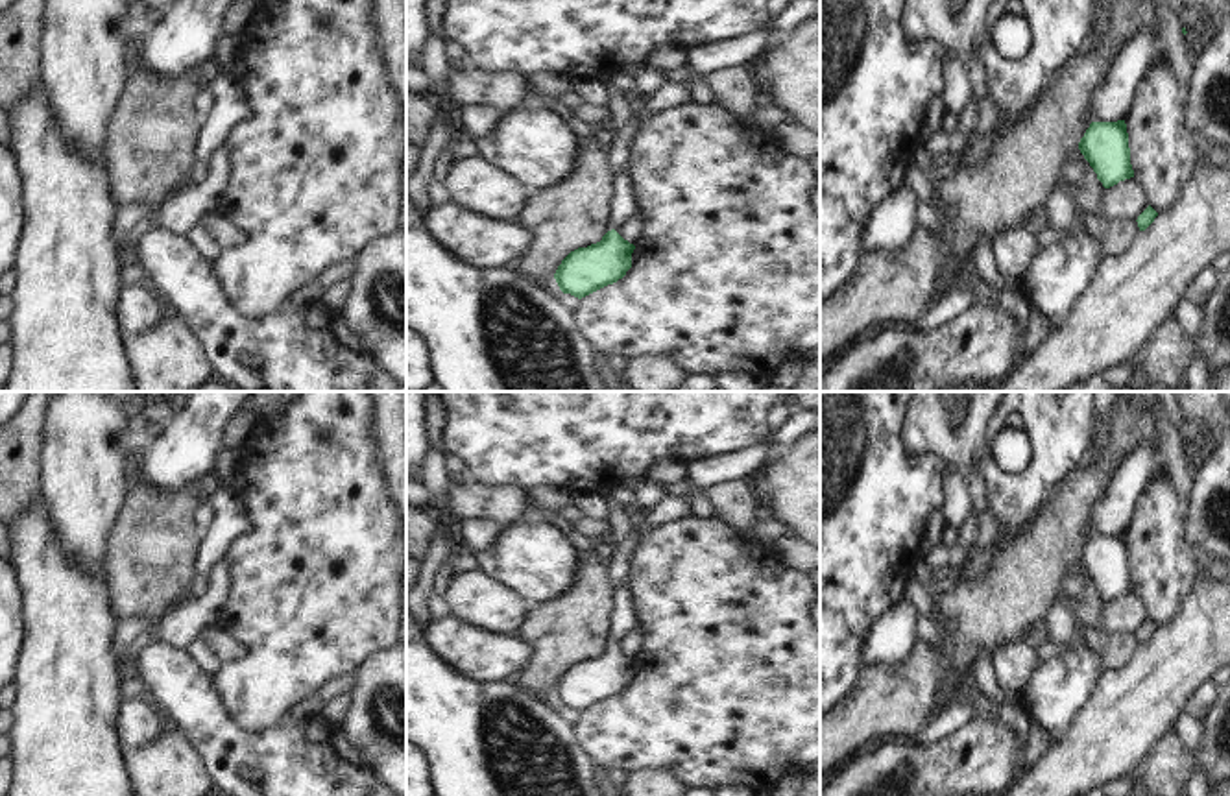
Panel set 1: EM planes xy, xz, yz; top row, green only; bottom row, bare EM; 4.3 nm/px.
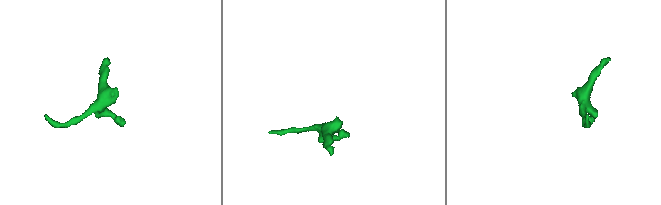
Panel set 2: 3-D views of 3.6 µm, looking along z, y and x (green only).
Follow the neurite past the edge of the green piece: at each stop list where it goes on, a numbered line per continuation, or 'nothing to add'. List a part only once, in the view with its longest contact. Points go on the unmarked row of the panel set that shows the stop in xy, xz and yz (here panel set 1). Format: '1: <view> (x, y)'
1: xz (623, 619)

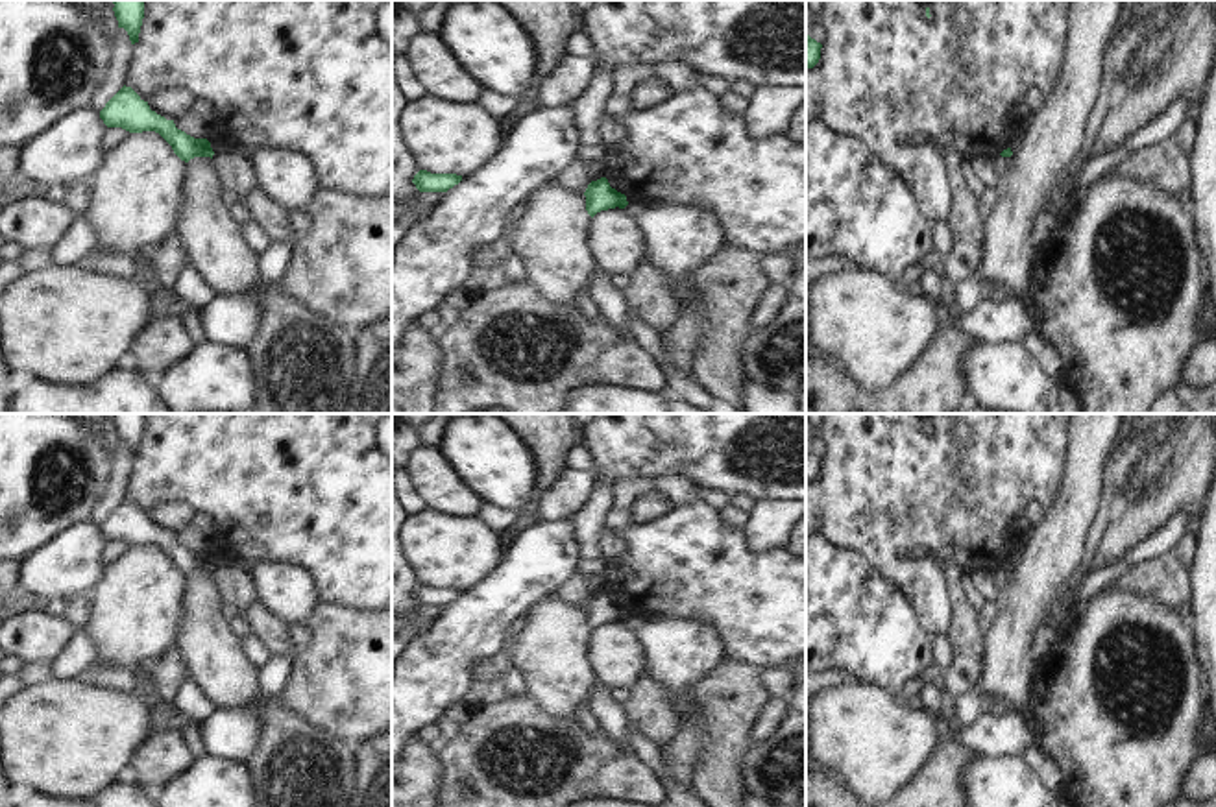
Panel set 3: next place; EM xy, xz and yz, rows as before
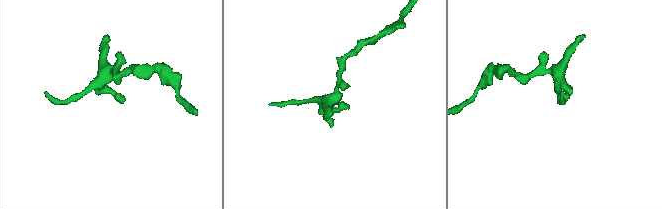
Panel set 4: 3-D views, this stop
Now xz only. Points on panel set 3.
nothing to add

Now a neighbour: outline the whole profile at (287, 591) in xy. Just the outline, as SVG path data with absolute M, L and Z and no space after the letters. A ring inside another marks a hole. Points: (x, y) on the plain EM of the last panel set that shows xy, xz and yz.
M211 558L214 567L246 572L255 585L259 600L286 626L305 624L312 608L320 602L318 587L310 574L290 563L227 563Z

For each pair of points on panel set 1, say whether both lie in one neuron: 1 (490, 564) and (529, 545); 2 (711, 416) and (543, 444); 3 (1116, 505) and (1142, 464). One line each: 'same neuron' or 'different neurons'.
1: same neuron
2: same neuron
3: same neuron

